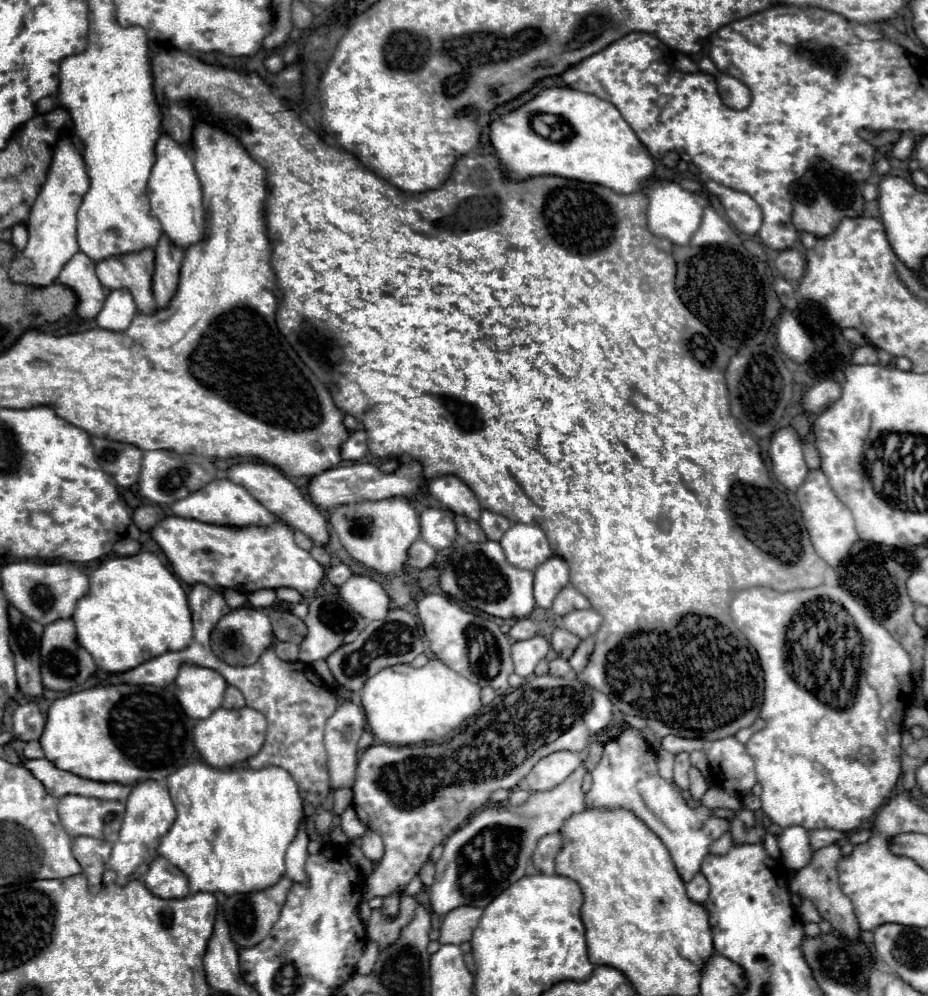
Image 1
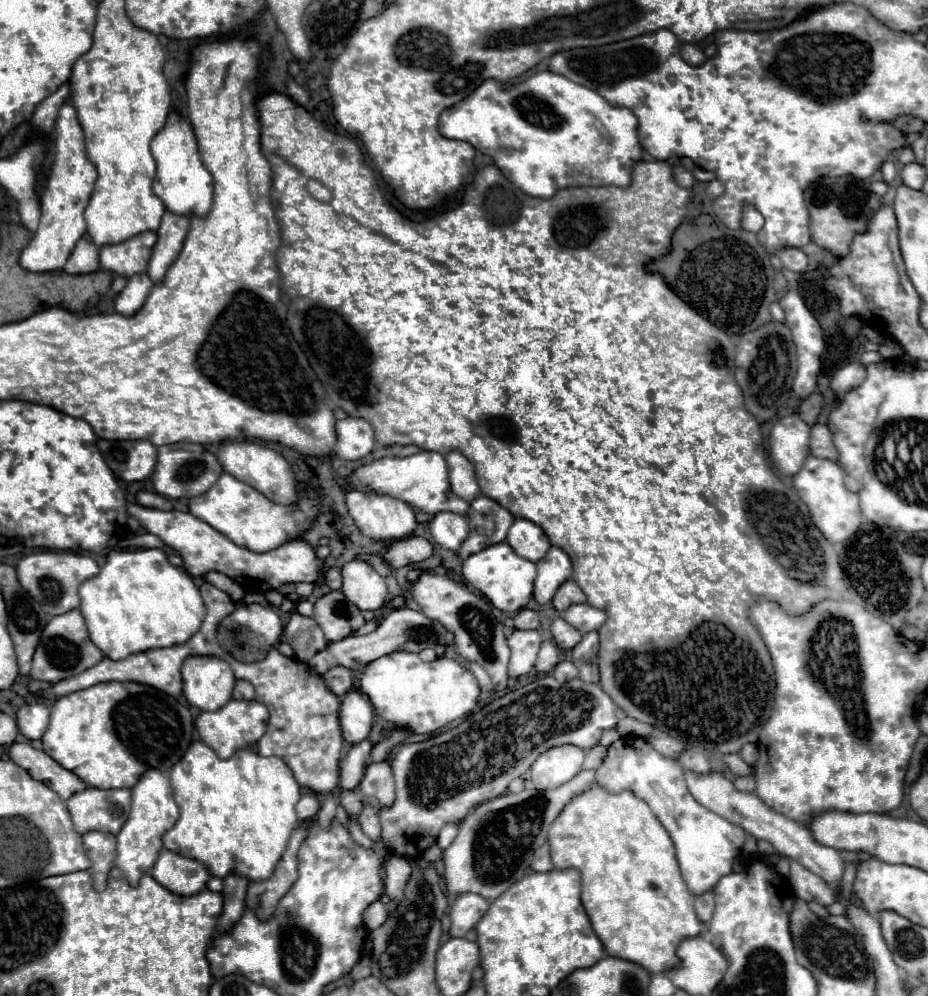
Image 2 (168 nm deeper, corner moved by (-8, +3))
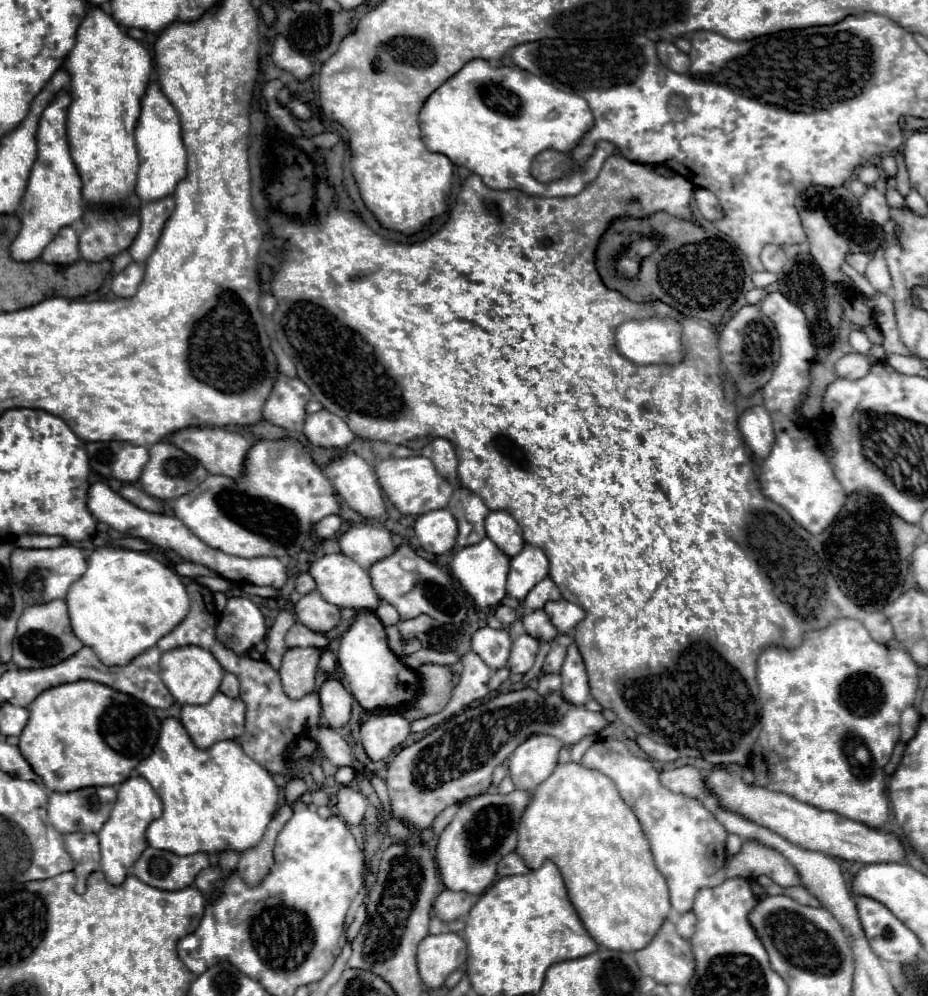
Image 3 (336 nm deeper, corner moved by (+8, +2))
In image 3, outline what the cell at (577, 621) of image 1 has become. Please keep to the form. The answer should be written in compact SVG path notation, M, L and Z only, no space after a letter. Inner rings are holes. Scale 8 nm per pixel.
M556 600L546 602L544 612L550 616L550 622L556 626L560 634L568 634L576 628L576 624L586 616L584 610L578 604L572 604L568 600Z

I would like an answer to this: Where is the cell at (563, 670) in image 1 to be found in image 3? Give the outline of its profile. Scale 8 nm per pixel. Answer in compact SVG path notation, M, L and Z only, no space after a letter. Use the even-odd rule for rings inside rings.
M544 674L538 678L538 694L540 696L546 696L556 690L560 690L560 676L558 674Z

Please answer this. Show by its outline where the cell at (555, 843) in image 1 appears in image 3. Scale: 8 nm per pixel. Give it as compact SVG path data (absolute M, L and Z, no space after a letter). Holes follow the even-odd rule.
M512 852L506 854L500 862L498 862L498 876L512 876L512 874L526 874L528 866L522 862L522 858Z

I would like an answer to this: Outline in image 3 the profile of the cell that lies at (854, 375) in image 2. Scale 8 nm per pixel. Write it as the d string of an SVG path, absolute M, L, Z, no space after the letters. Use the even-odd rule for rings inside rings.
M848 354L844 356L842 360L836 362L836 372L838 376L842 378L850 378L850 380L856 380L856 378L862 378L868 374L868 370L872 368L872 362L866 354Z

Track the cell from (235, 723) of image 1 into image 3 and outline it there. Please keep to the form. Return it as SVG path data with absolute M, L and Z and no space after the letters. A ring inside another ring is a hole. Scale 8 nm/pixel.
M216 692L214 698L208 704L194 706L194 704L184 704L180 712L180 722L184 724L186 732L190 734L192 742L198 748L208 748L220 740L234 740L244 732L244 712L246 706L240 702L240 698L228 698L222 692Z

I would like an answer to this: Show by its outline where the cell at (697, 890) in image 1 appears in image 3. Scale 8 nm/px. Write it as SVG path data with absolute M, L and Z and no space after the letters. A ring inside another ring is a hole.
M692 912L682 914L682 916L676 918L676 930L686 940L690 940L690 936L694 934L694 924L696 924L696 916Z

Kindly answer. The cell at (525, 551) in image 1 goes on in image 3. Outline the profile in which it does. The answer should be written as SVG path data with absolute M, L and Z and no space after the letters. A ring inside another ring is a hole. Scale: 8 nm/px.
M506 510L490 512L484 526L488 538L492 538L492 542L496 542L496 546L500 546L500 550L504 550L504 554L508 554L510 558L512 554L520 552L520 546L524 546L520 526Z

